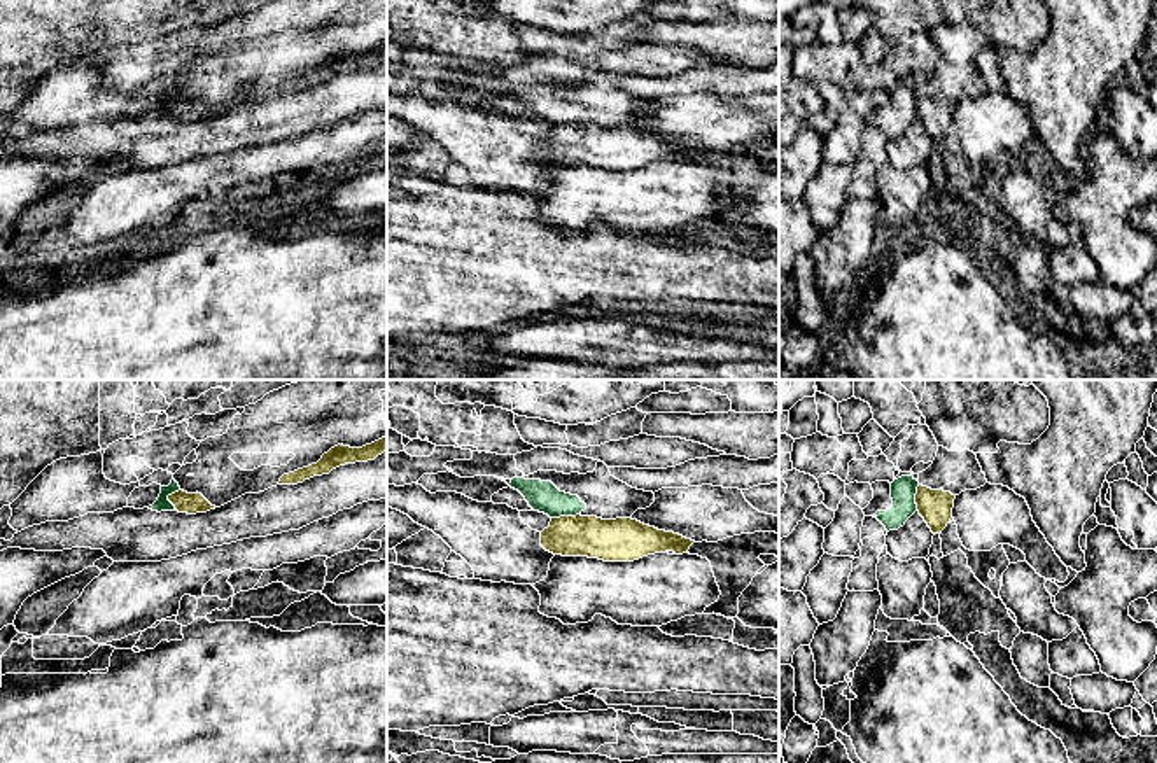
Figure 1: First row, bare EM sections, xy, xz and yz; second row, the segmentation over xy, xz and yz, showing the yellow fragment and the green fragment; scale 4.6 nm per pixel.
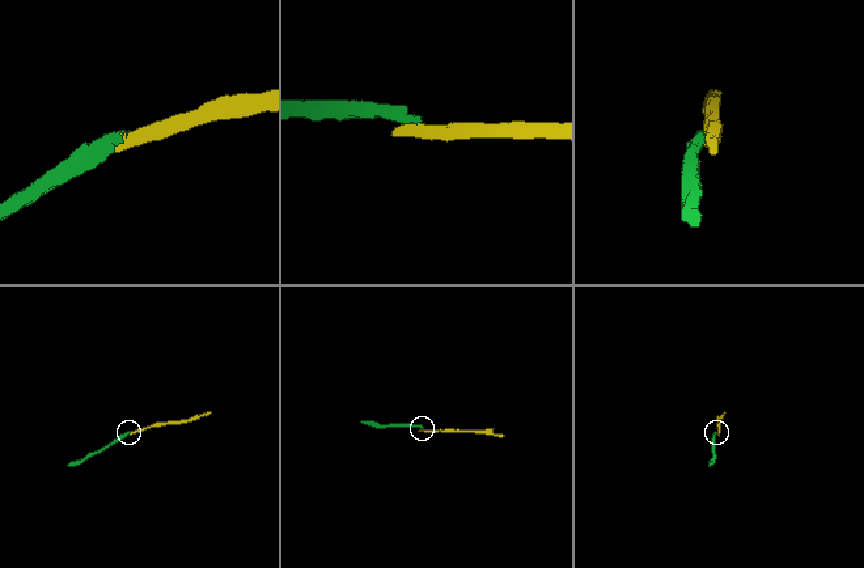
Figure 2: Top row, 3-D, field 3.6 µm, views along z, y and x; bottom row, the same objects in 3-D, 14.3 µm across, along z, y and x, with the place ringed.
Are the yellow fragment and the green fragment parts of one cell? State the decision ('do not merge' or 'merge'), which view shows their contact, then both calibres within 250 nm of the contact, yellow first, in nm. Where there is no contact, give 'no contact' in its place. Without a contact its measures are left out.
do not merge; meets yellow in xz; 190 nm thick on the yellow side, 140 nm on the other

